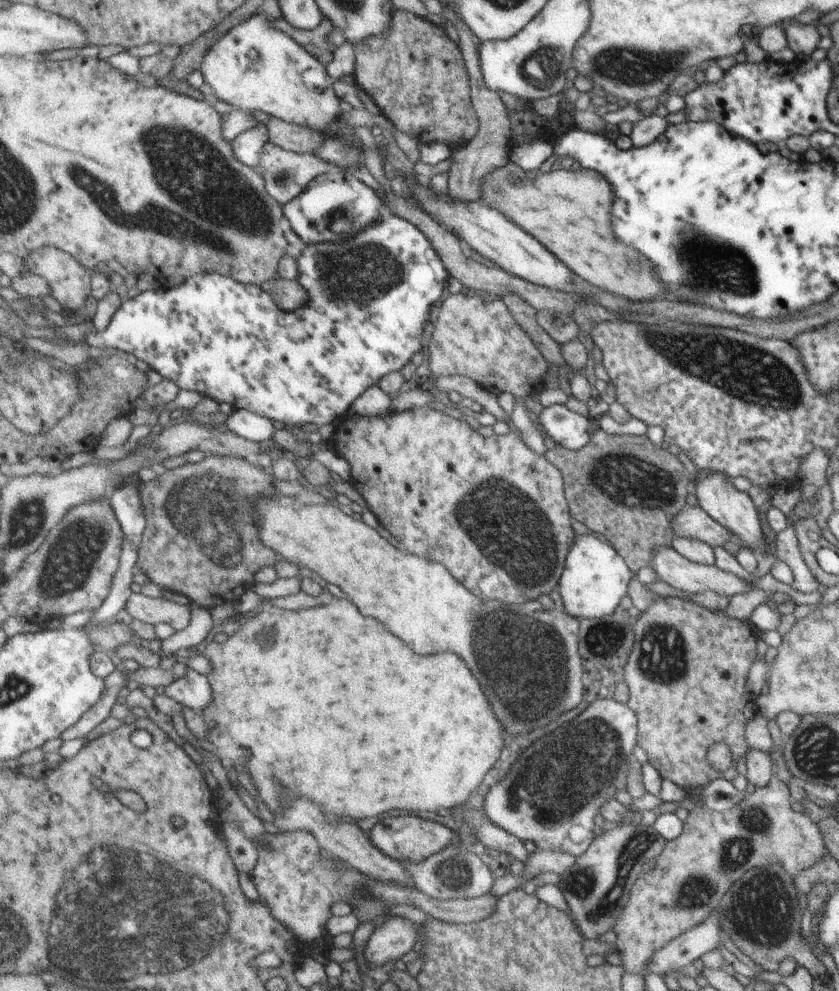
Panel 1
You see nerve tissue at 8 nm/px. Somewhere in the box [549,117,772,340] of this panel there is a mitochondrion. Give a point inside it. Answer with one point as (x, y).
(710, 267)

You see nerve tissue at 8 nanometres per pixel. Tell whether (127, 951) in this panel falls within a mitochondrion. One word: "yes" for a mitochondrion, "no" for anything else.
yes

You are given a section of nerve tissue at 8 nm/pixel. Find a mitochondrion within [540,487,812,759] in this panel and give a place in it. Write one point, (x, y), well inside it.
(662, 656)

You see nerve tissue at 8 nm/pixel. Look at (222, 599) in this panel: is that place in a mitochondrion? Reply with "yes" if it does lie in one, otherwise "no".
no

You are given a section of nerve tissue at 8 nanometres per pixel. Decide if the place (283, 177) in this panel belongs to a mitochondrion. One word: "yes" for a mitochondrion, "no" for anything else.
yes

